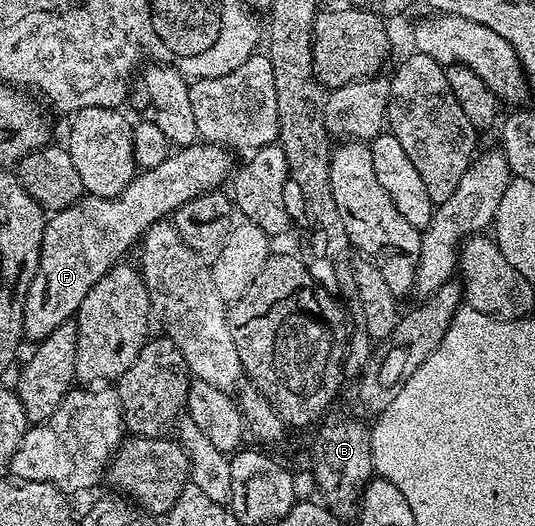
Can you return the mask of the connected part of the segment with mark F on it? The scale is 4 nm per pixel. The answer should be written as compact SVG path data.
M197 143L188 145L185 149L169 152L168 157L156 167L150 167L137 172L135 177L124 191L112 198L98 198L85 195L70 207L60 209L47 218L42 235L40 248L40 262L36 268L36 276L28 287L28 294L24 297L24 311L22 314L22 333L32 343L39 343L54 331L63 321L75 318L78 307L86 295L90 295L90 287L98 283L108 272L118 264L120 257L132 244L139 242L148 228L171 218L178 207L182 207L190 199L203 193L214 193L221 188L220 185L229 180L234 173L232 165L233 154L223 145L210 145Z

